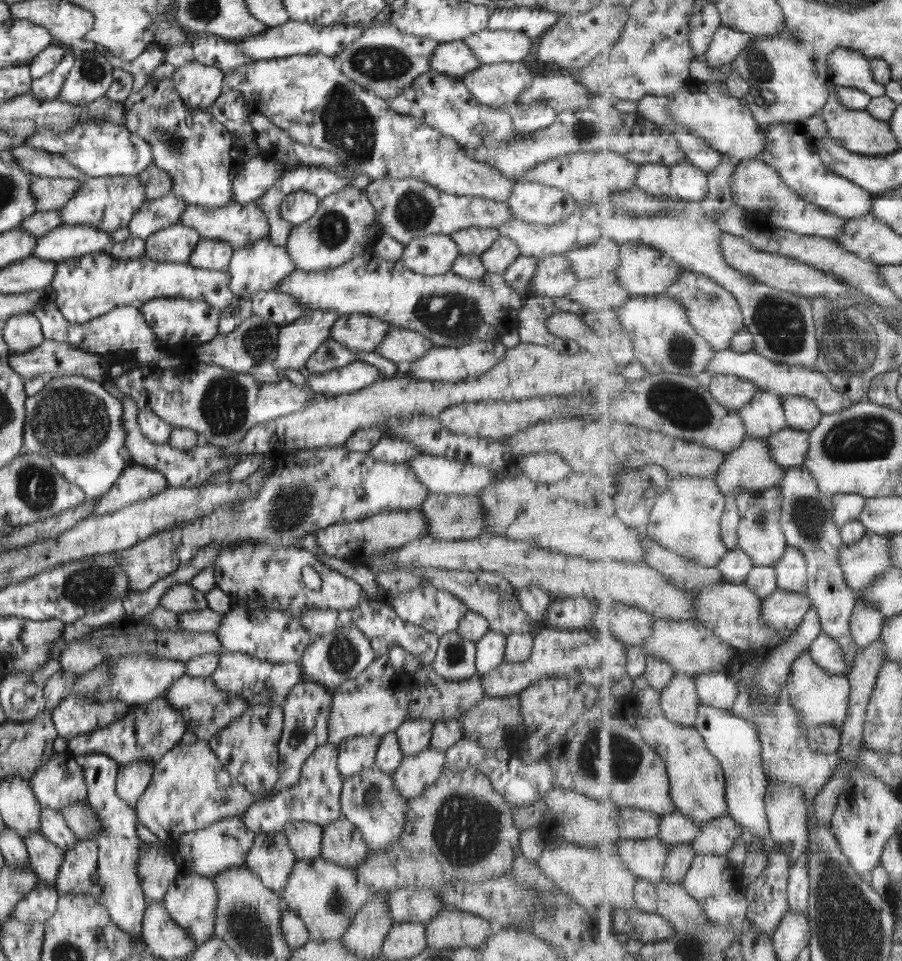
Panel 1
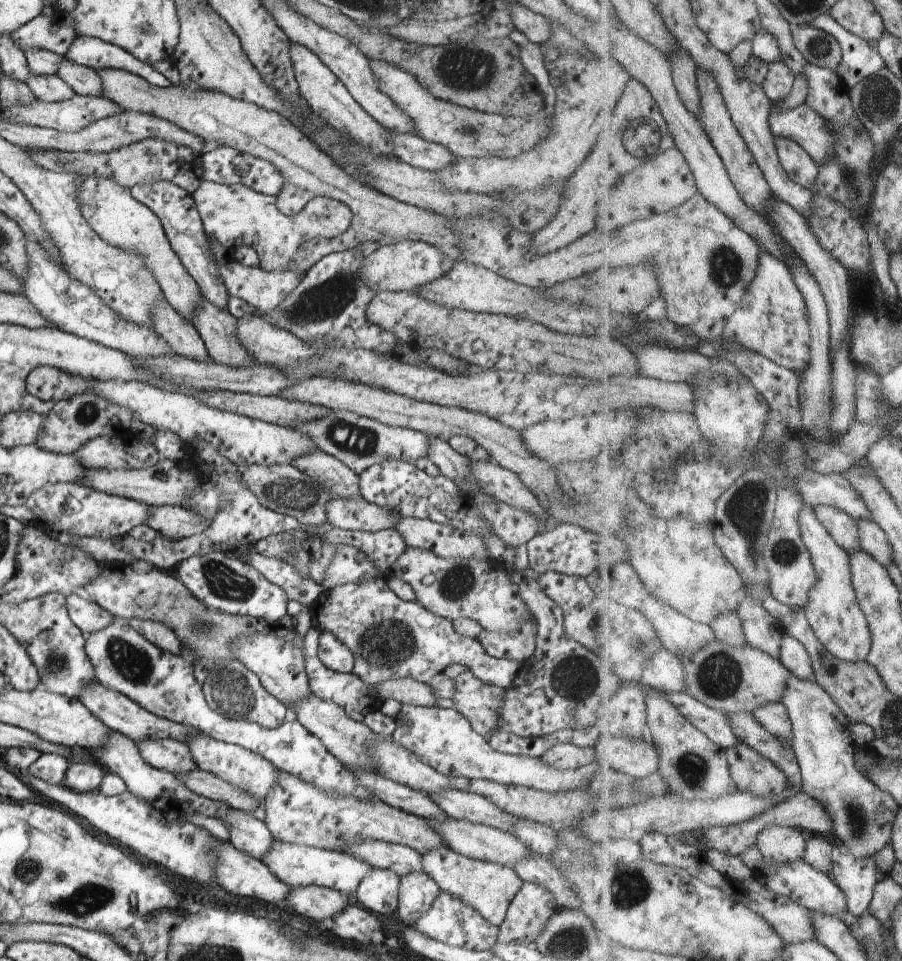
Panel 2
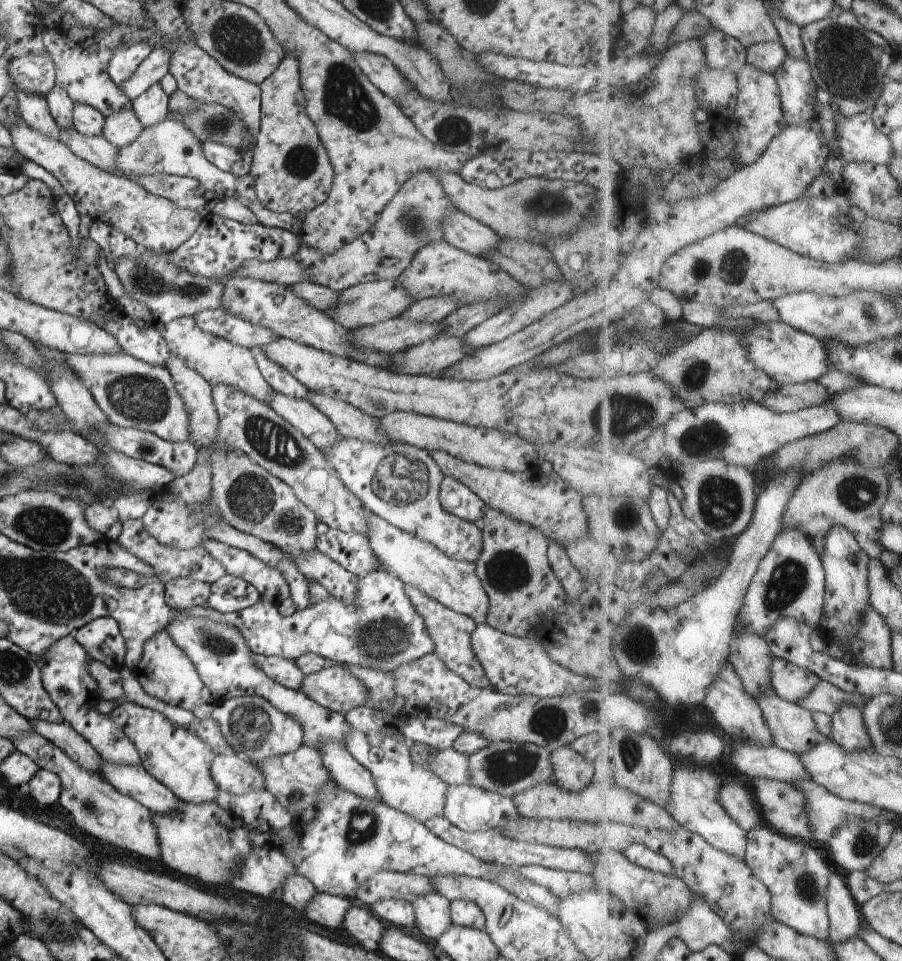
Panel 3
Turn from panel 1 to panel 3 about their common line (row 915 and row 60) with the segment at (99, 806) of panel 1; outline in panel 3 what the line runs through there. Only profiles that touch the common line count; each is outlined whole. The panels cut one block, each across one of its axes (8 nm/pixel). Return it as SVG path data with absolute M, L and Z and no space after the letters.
M143 42L115 48L115 50L111 52L106 70L111 82L113 82L116 87L121 86L121 84L135 72L135 69L151 50L152 48L149 48L147 43L143 44Z

